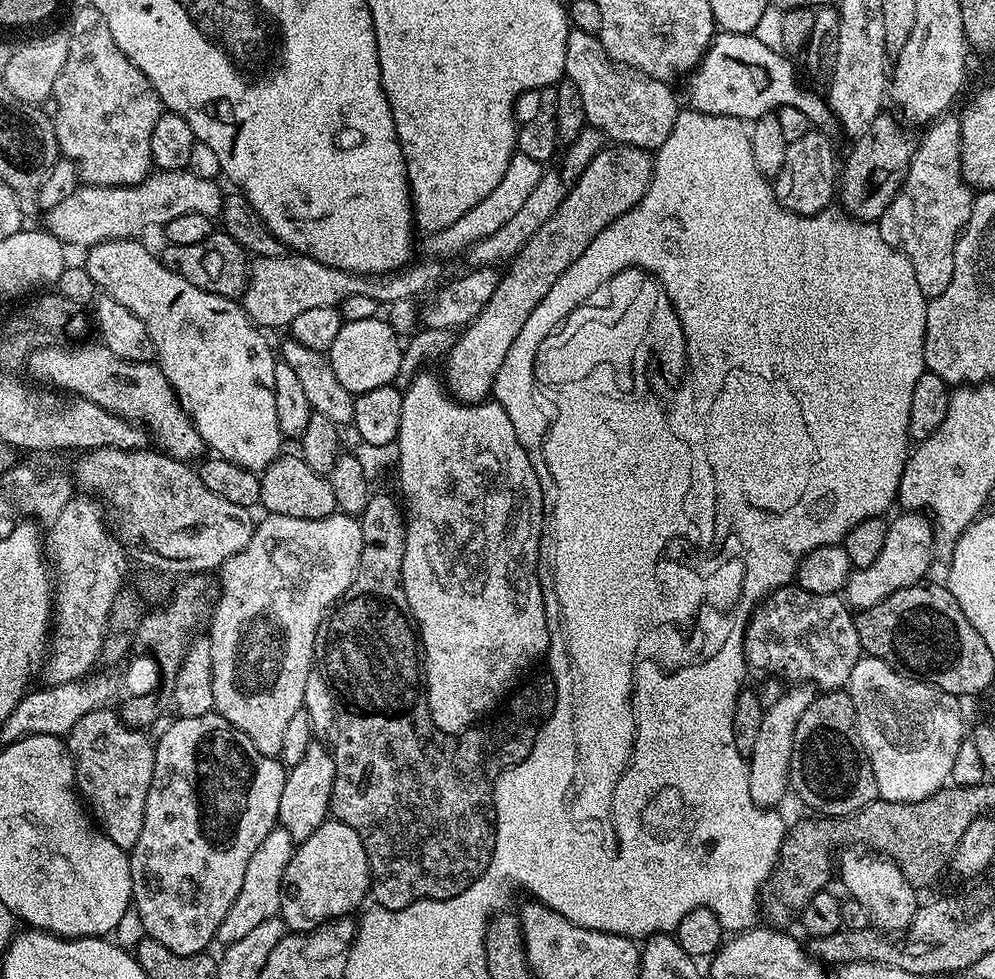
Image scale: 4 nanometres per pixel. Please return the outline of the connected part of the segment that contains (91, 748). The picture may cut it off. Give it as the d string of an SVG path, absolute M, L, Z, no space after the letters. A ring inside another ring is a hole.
M103 708L74 722L66 743L76 765L76 786L89 813L114 846L130 850L138 842L138 834L142 834L146 798L154 778L153 737L125 724L115 711Z

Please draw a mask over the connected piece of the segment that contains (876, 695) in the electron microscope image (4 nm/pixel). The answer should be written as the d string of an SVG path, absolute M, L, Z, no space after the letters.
M867 654L861 655L854 670L850 670L846 691L854 702L856 733L860 735L860 745L874 770L879 799L913 804L922 798L930 798L930 794L949 783L958 746L962 746L966 738L961 701L957 697Z

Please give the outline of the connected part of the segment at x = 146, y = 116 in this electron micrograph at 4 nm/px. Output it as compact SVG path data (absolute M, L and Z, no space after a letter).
M85 6L73 14L68 41L70 54L51 95L56 100L54 123L61 153L76 163L84 184L141 184L154 168L150 138L162 111L154 86L118 50L98 9Z

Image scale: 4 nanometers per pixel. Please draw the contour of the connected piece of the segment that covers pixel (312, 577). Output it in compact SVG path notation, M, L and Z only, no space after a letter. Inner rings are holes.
M271 514L265 515L263 518L265 520L261 524L259 521L253 527L252 537L245 548L238 554L234 554L225 564L221 564L218 569L220 597L216 599L216 607L212 610L210 627L207 629L206 635L212 643L212 657L214 658L215 711L219 712L222 718L226 718L226 722L230 722L235 728L242 730L242 734L246 734L250 738L250 742L254 742L254 746L258 746L258 750L262 754L279 757L286 725L290 723L290 717L298 714L298 710L304 707L306 678L314 670L318 626L324 621L324 613L348 589L354 574L358 570L358 562L362 558L362 530L357 517L343 514L333 514L321 520L273 516Z

